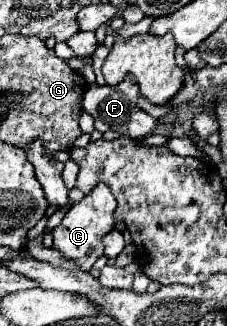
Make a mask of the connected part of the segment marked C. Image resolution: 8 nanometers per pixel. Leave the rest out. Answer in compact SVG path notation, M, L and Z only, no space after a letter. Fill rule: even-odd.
M98 185L92 193L88 193L82 201L74 203L72 209L66 213L62 223L52 231L54 239L54 249L64 255L64 259L74 261L78 269L90 271L92 265L96 263L98 257L104 255L104 243L102 237L110 231L114 231L114 209L116 209L116 199L110 191L108 185Z

